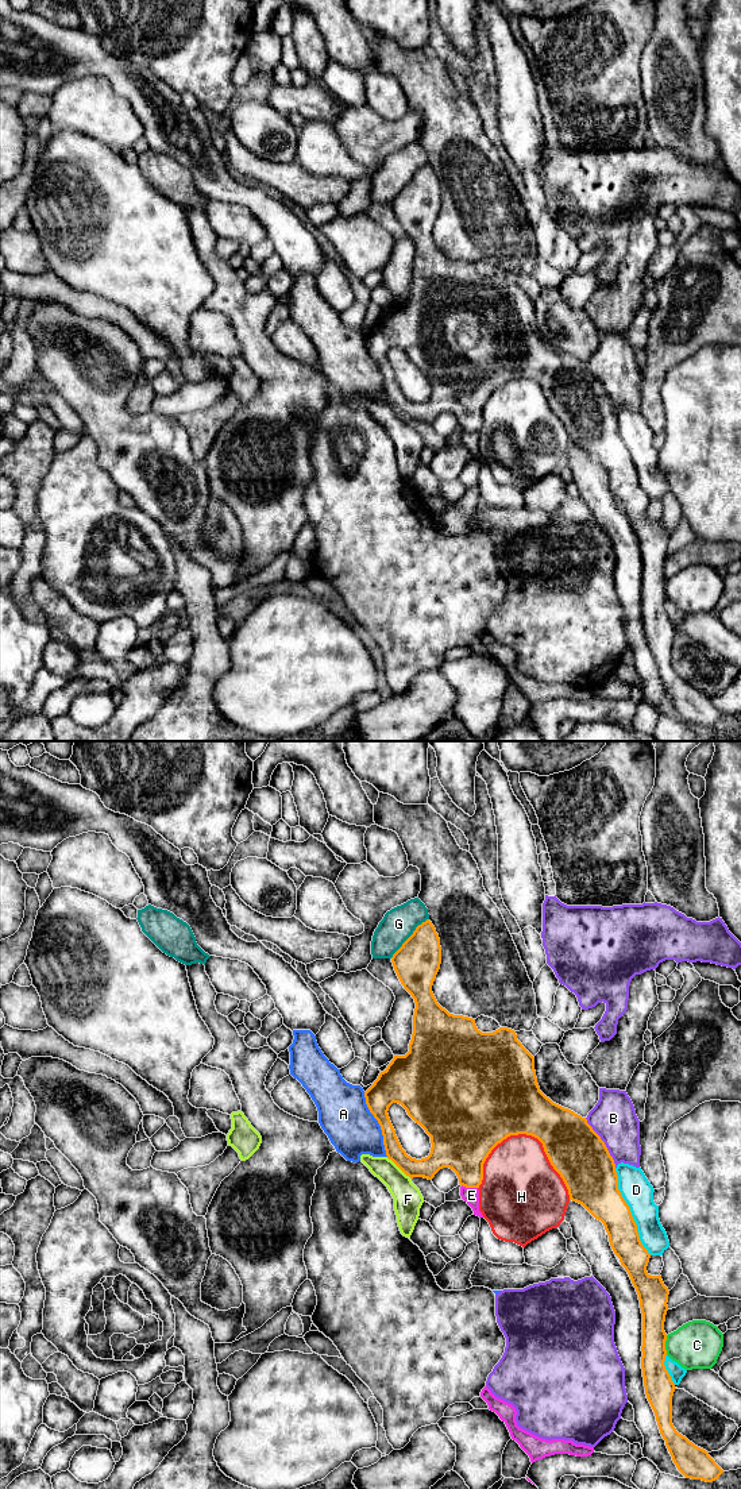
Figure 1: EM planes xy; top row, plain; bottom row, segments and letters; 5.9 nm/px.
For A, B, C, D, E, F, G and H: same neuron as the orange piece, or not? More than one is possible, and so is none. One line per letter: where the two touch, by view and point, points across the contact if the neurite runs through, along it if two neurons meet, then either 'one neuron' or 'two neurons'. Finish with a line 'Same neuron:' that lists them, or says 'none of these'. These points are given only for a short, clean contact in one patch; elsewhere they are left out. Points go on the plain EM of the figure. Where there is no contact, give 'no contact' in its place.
A: xy (379, 369) | two neurons
B: xy (604, 386) | two neurons
C: xy (664, 589) | two neurons
D: xy (629, 455) | two neurons
E: xy (470, 431) | two neurons
F: xy (398, 411) | along xy (386, 401), (410, 421) | two neurons
G: xy (409, 181) | two neurons
H: xy (537, 382) | two neurons
Same neuron: none of these

